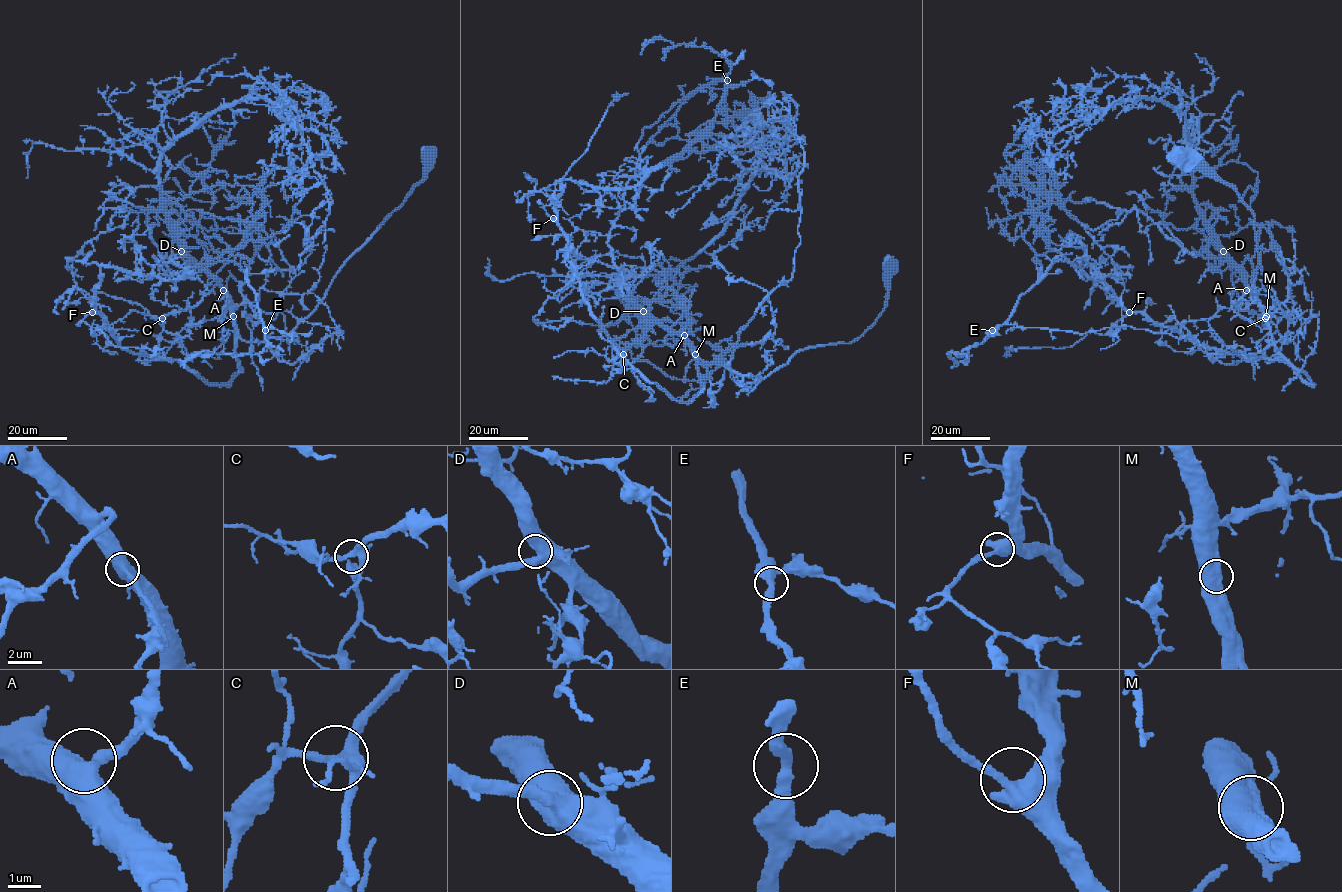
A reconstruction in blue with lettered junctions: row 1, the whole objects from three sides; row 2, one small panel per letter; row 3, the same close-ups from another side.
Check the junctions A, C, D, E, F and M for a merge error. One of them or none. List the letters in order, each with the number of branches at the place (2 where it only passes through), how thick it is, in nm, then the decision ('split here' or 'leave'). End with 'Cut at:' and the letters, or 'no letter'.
A: 2 branches meet; 550 nm thick; leave
C: 3 branches meet; 320 nm thick; leave
D: 2 branches meet; 600 nm thick; leave
E: 2 branches meet; 320 nm thick; leave
F: 2 branches meet; 550 nm thick; leave
M: 2 branches meet; 700 nm thick; leave
Cut at: no letter

